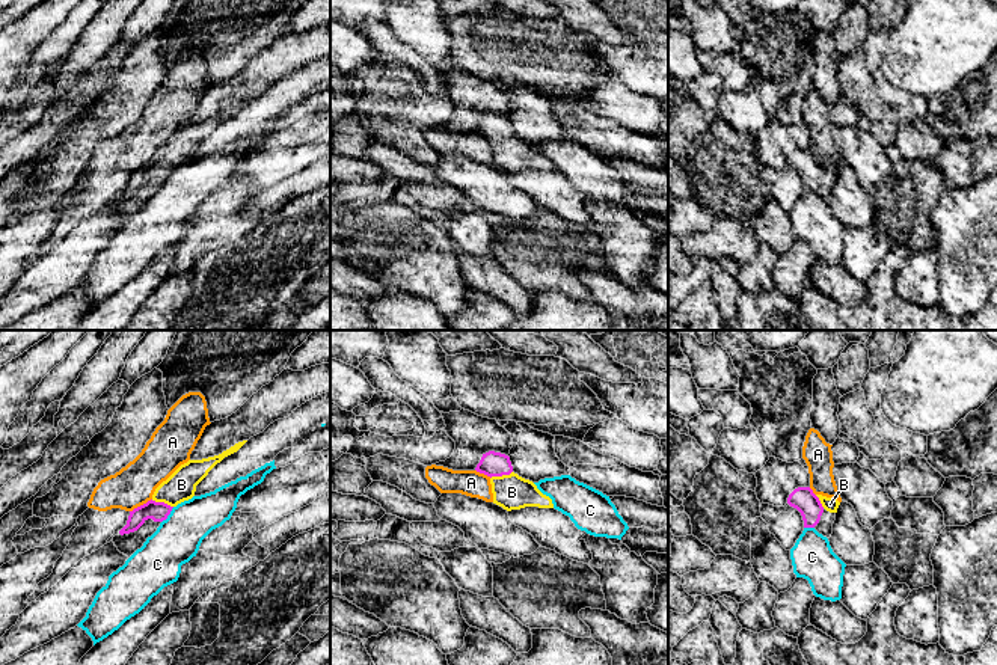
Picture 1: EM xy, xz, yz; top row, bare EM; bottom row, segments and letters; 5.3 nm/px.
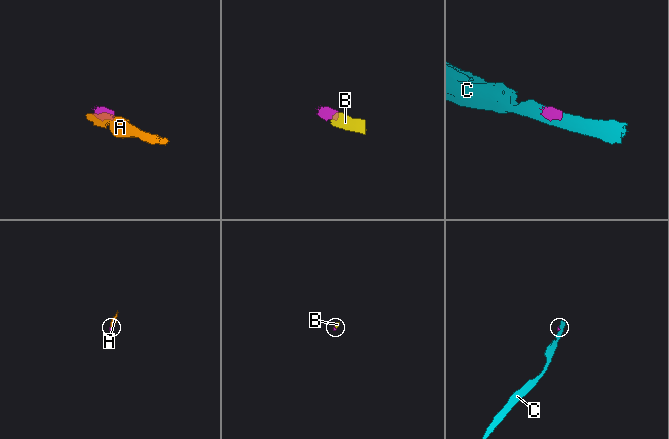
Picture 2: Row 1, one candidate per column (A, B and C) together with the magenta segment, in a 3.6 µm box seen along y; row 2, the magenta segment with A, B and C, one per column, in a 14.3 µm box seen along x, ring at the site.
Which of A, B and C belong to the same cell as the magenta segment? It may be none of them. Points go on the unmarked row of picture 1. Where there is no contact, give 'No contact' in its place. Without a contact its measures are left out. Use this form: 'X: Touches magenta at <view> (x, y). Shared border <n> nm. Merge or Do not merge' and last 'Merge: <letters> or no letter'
A: Touches magenta at xy (141, 168). Shared border 140 nm. Do not merge
B: Touches magenta at xz (501, 137). Shared border 130 nm. Merge
C: Touches magenta at xy (169, 175). Shared border 110 nm. Do not merge
Merge: B

